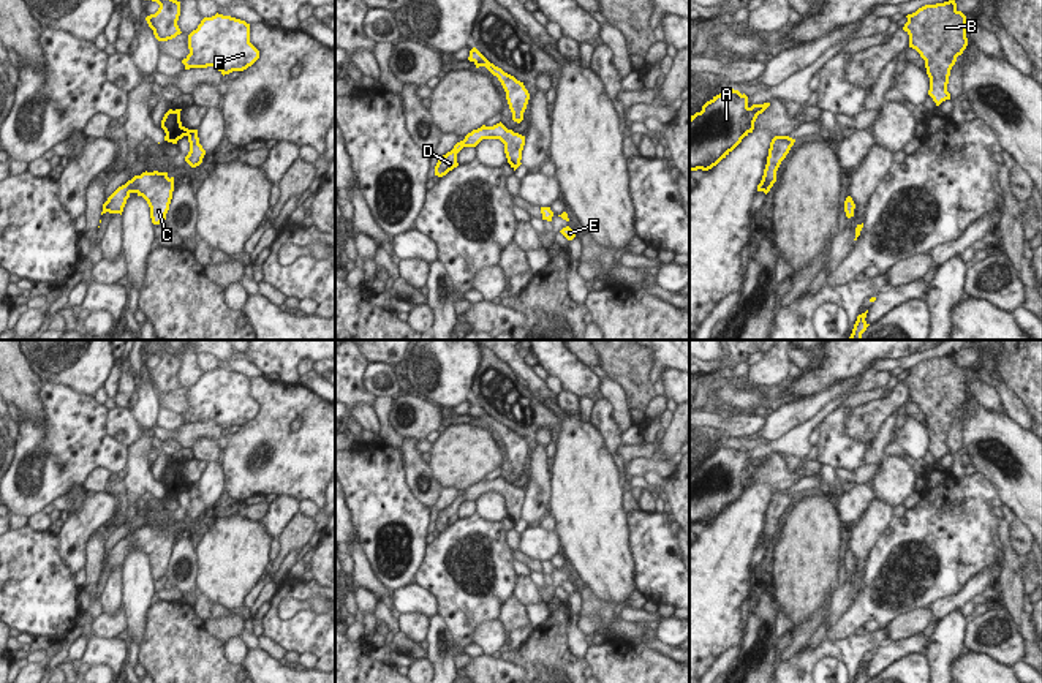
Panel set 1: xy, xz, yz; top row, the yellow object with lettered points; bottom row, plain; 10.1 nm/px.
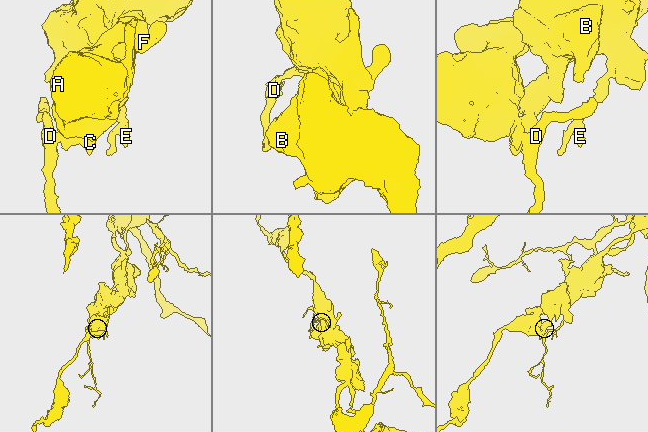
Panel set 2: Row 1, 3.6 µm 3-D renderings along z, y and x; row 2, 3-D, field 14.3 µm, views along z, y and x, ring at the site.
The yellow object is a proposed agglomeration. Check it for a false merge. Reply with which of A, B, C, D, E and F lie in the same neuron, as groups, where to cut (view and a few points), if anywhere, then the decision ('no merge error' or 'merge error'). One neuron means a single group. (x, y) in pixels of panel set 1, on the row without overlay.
A B C D E F | no cut | no merge error

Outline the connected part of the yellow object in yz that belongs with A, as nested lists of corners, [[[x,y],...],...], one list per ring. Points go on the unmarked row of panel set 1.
[[[726,444],[689,471],[689,525],[708,525],[726,512],[745,490],[753,487],[754,476],[770,457],[748,460],[748,451]]]

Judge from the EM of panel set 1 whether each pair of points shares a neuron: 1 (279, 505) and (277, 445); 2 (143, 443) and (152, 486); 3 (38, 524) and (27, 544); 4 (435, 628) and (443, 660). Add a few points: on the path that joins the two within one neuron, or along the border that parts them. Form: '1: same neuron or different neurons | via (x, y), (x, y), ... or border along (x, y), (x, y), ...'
1: different neurons | border along (277, 495), (291, 495), (298, 501)
2: same neuron | via (141, 454), (141, 475)
3: different neurons | border along (27, 524), (40, 532), (48, 530)
4: same neuron | via (437, 636), (440, 652)

